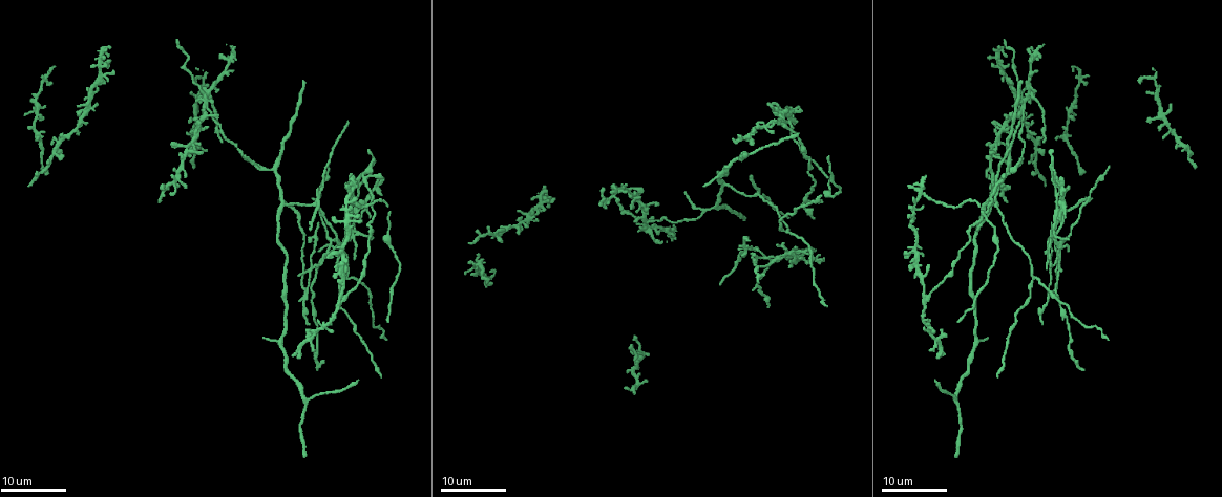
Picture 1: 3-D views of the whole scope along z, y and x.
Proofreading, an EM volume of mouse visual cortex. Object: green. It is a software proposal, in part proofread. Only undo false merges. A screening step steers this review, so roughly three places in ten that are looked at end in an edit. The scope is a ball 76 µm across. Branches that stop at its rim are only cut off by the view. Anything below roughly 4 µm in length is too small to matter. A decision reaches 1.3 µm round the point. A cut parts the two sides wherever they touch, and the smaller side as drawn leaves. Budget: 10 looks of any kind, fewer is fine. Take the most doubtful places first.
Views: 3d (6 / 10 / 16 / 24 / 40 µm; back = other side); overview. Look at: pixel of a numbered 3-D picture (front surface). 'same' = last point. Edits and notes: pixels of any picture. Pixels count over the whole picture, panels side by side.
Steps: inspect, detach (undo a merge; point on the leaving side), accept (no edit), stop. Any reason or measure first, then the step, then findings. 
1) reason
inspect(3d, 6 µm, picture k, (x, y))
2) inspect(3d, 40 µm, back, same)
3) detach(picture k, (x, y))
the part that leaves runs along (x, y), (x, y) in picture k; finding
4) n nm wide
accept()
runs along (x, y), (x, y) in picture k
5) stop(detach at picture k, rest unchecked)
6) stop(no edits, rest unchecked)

four arms meet
inspect(3d, 24 µm, picture 1, (1064, 137))

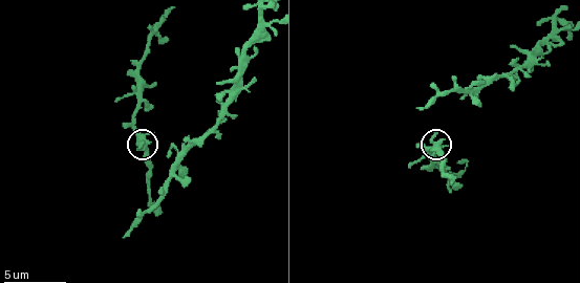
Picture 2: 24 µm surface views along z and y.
inspect(3d, 10 µm, picture 2, (438, 149))

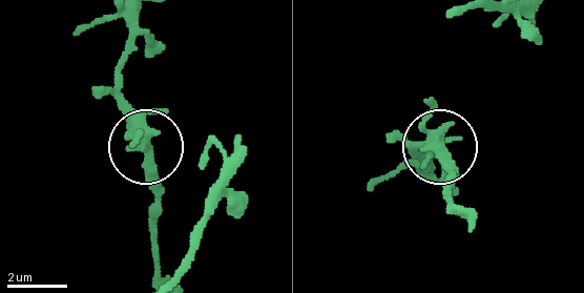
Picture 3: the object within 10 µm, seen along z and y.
accept()
one cell here

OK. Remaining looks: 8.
inspect(3d, 24 µm, picture 1, (646, 233))

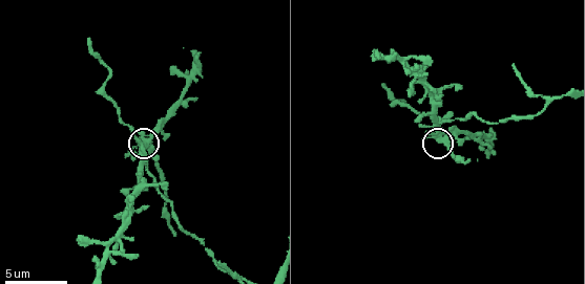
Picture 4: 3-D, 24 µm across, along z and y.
zoom in
inspect(3d, 10 µm, picture 4, (441, 138))

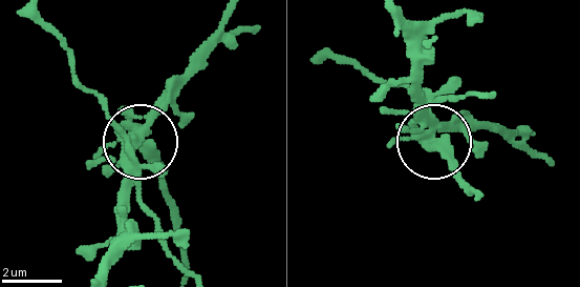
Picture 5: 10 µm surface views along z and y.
5 arms
detach(picture 5, (148, 159))
a second cell is stuck on

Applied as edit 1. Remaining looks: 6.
four-way junction
inspect(3d, 6 µm, picture 2, (180, 154))

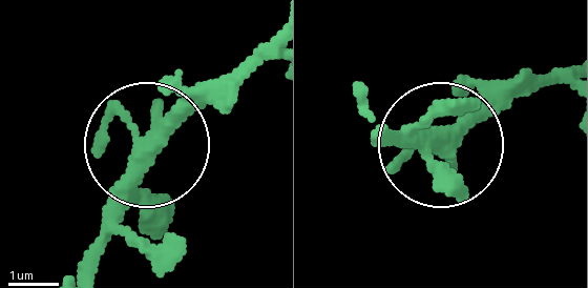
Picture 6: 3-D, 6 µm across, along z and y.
side arm 9 µm; 4 arms
accept()
all the same cell

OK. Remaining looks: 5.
arms run side by side
inspect(3d, 10 µm, picture 2, (554, 32))

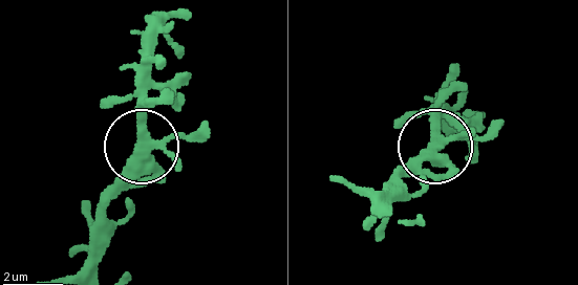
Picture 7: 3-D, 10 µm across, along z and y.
4 arms
accept()
one cell here

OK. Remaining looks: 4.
thin arm on a thick one
inspect(3d, 16 µm, picture 1, (723, 182))

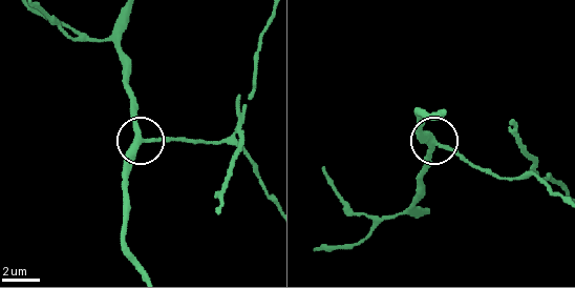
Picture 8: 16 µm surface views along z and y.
inspect(3d, 10 µm, picture 8, (434, 143))

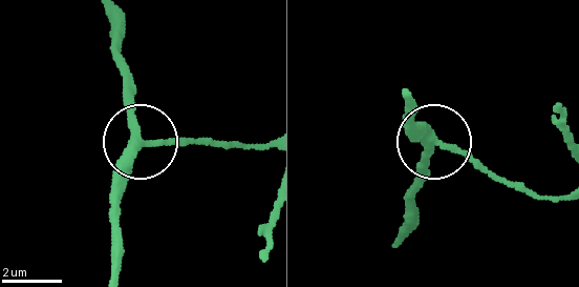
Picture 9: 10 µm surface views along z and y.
inspect(3d, 6 µm, picture 9, (435, 143))

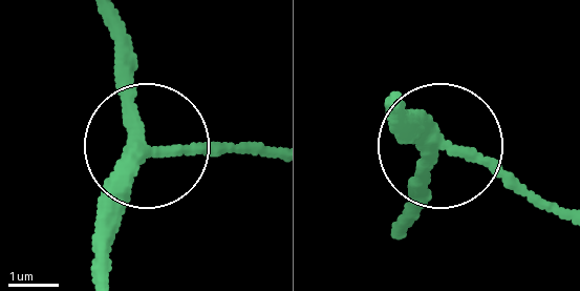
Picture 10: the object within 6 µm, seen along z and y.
accept()
runs along (102, 271), (114, 195), (140, 158), (165, 146), (248, 146) in picture 10; all the same cell

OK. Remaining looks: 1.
stop(detach at picture 5, rest unchecked)

